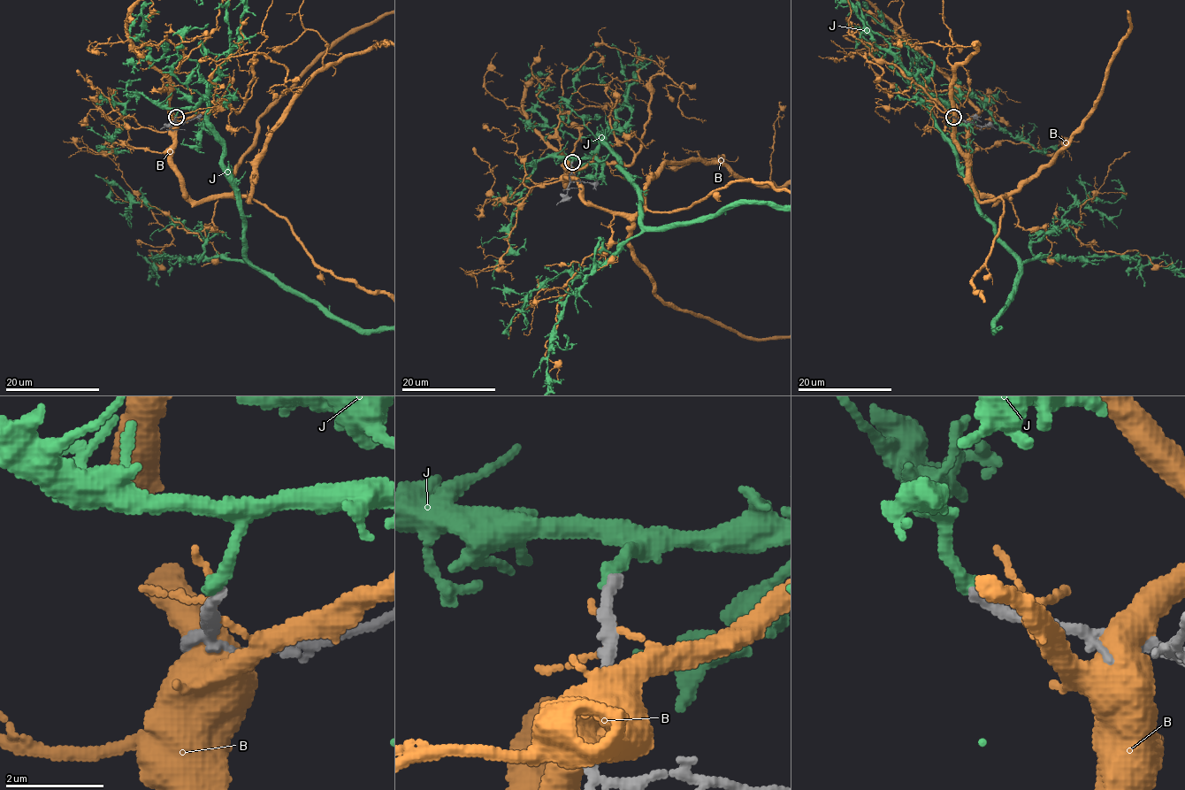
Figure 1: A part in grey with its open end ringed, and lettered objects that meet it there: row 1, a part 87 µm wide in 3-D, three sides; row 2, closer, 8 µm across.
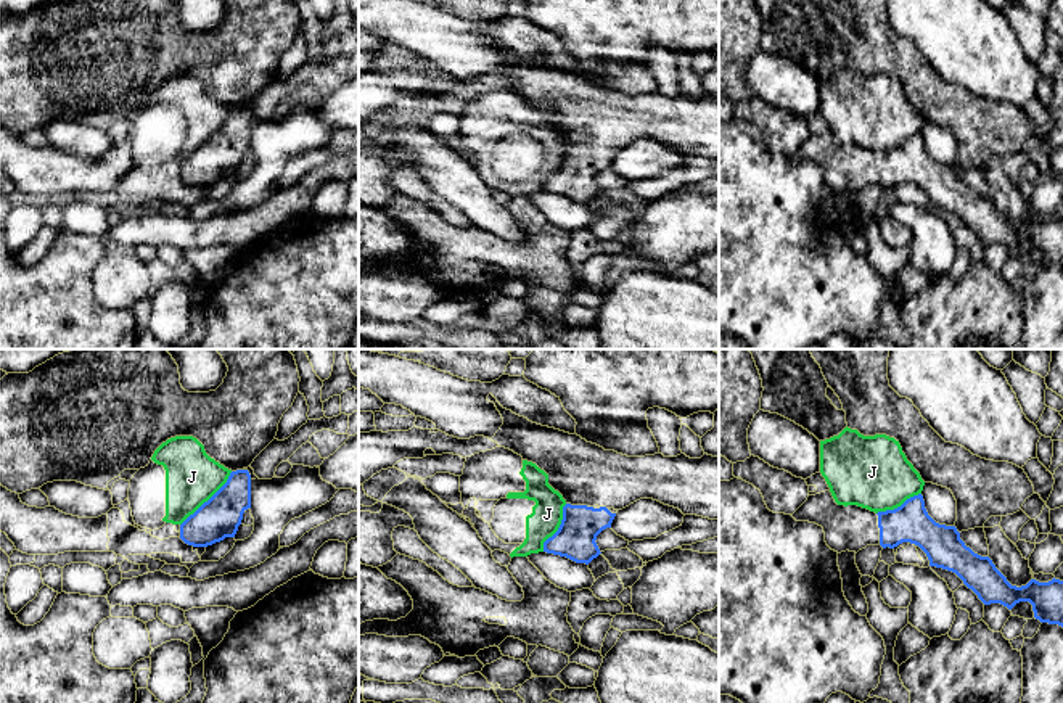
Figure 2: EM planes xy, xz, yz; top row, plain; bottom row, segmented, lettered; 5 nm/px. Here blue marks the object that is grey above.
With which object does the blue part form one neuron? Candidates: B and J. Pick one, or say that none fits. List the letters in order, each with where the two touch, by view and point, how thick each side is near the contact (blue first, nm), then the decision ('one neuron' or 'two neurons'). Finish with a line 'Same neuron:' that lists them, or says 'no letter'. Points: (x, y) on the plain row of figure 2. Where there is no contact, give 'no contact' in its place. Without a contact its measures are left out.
B: no contact; two neurons
J: meets blue in xy at (209, 139); 200 nm thick on the blue side, 280 nm on the other; two neurons
Same neuron: no letter

